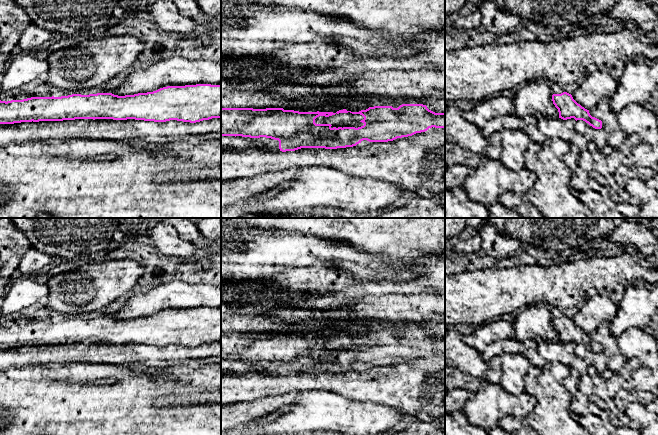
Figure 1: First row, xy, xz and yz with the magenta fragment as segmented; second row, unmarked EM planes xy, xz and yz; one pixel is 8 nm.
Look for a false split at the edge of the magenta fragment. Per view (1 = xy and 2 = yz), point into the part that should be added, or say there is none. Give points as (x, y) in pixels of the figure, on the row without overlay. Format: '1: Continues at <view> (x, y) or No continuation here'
1: No continuation here
2: No continuation here

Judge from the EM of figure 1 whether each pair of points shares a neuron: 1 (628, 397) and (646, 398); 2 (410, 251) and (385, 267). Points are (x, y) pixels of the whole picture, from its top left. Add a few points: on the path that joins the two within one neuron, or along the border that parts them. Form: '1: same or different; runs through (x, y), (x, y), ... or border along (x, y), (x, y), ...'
1: same; runs through (632, 397), (642, 397)
2: different; border along (371, 253), (379, 253), (396, 259)

